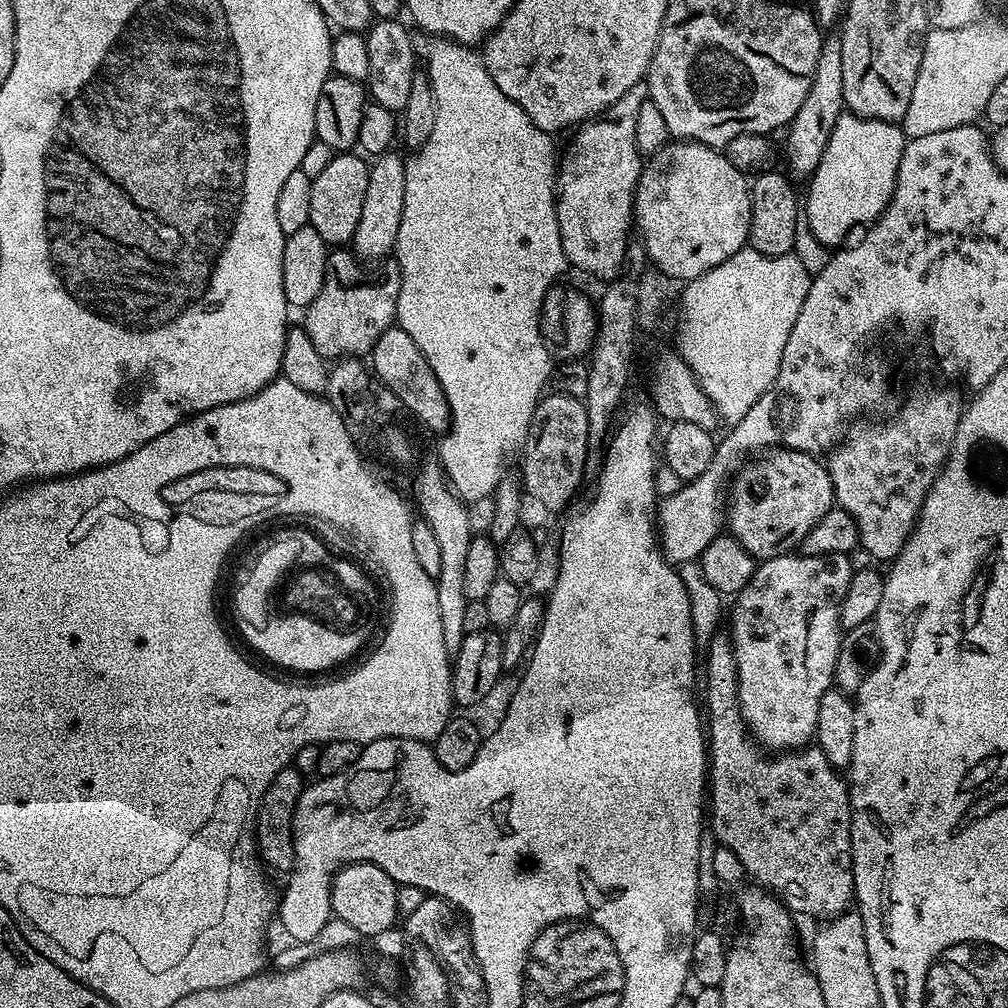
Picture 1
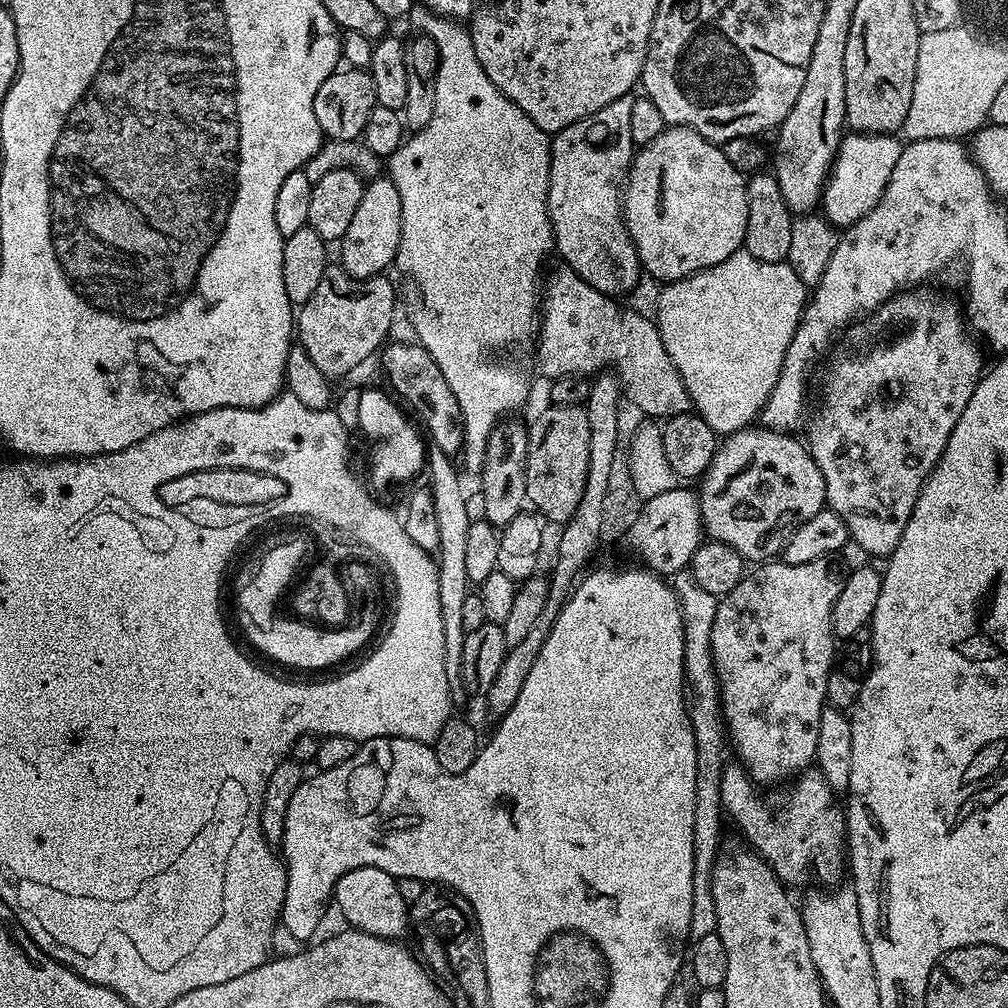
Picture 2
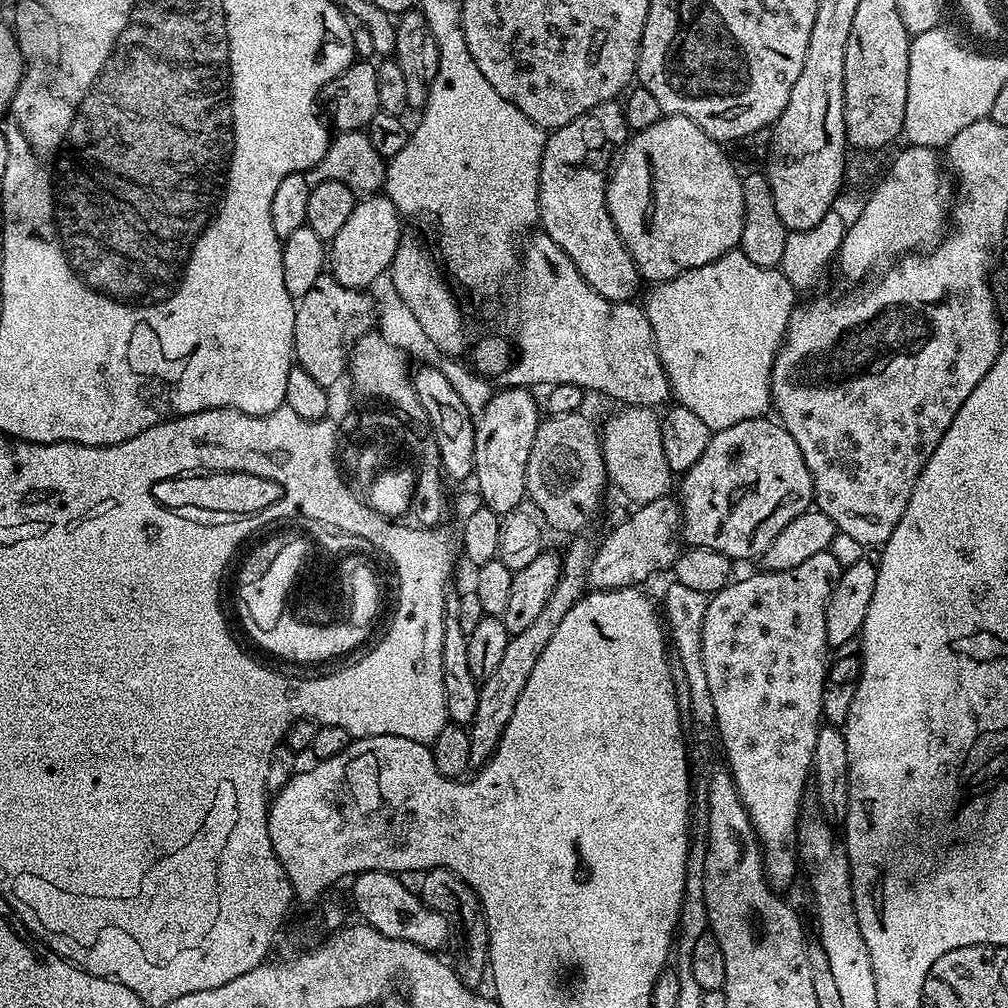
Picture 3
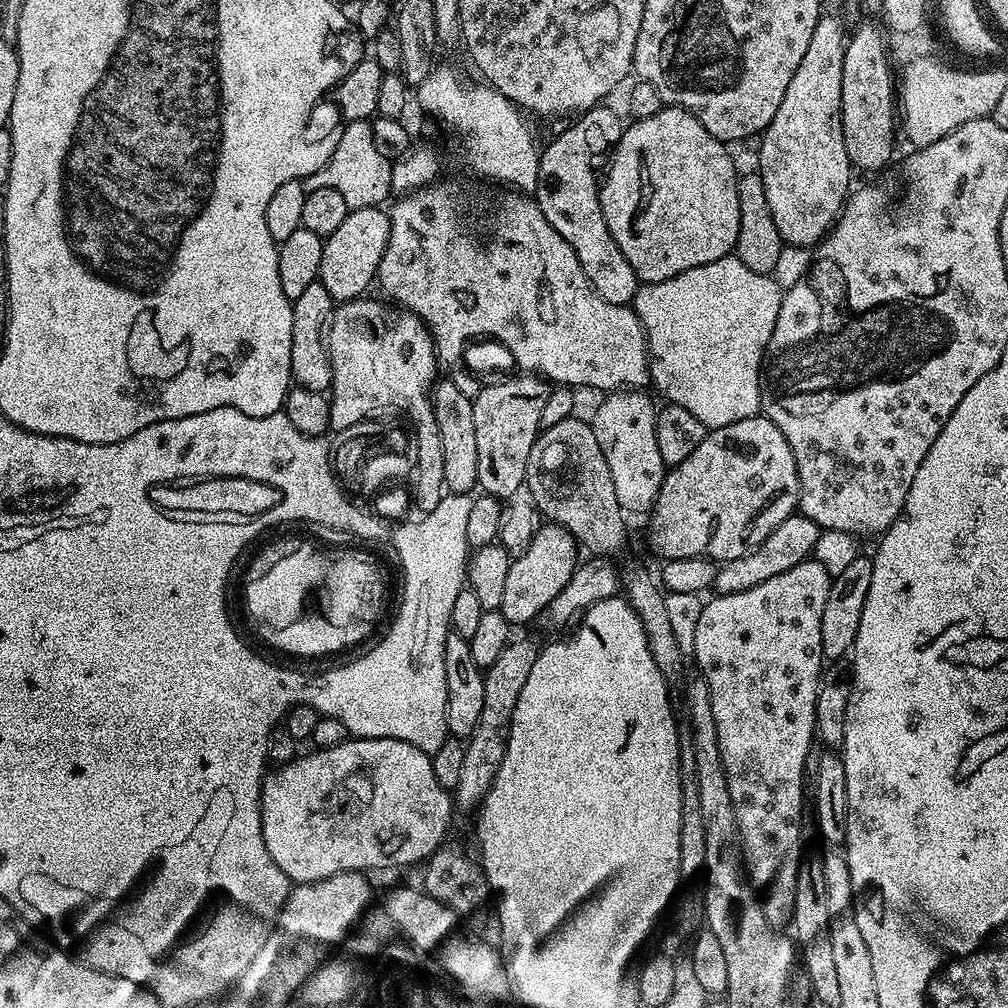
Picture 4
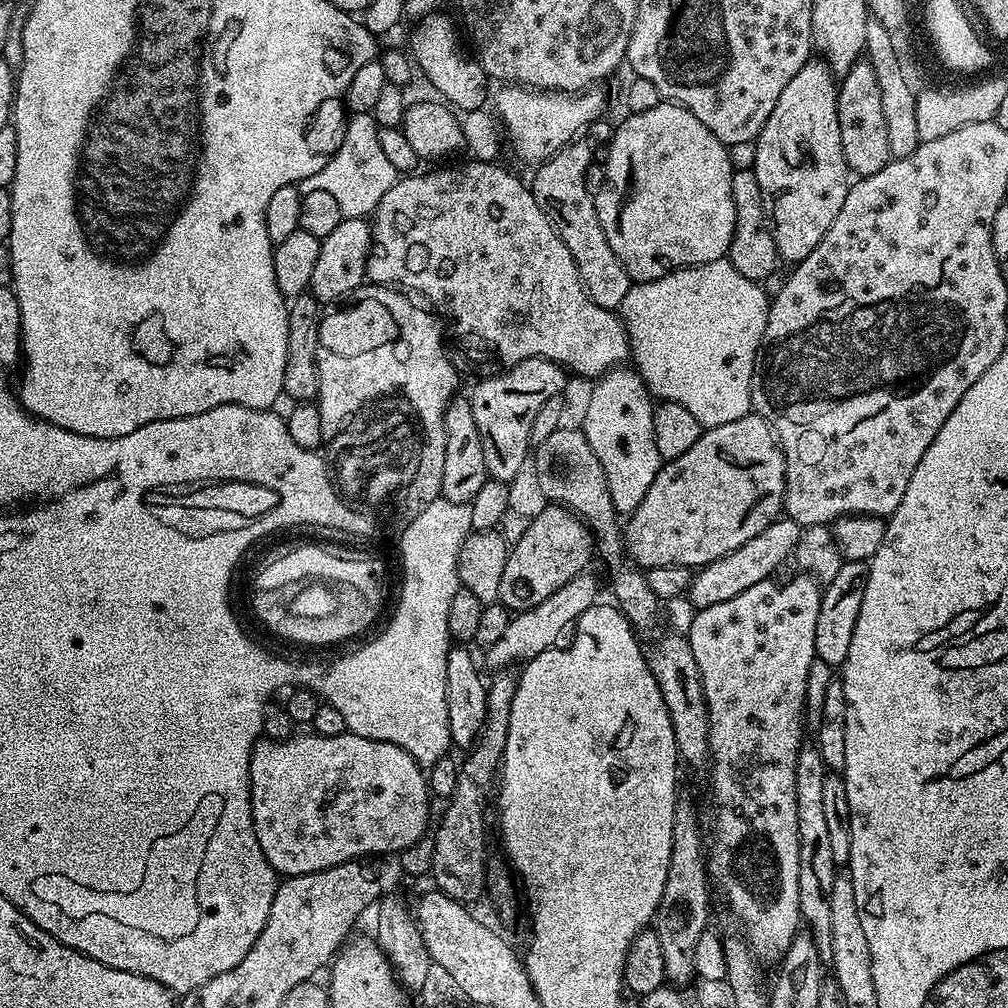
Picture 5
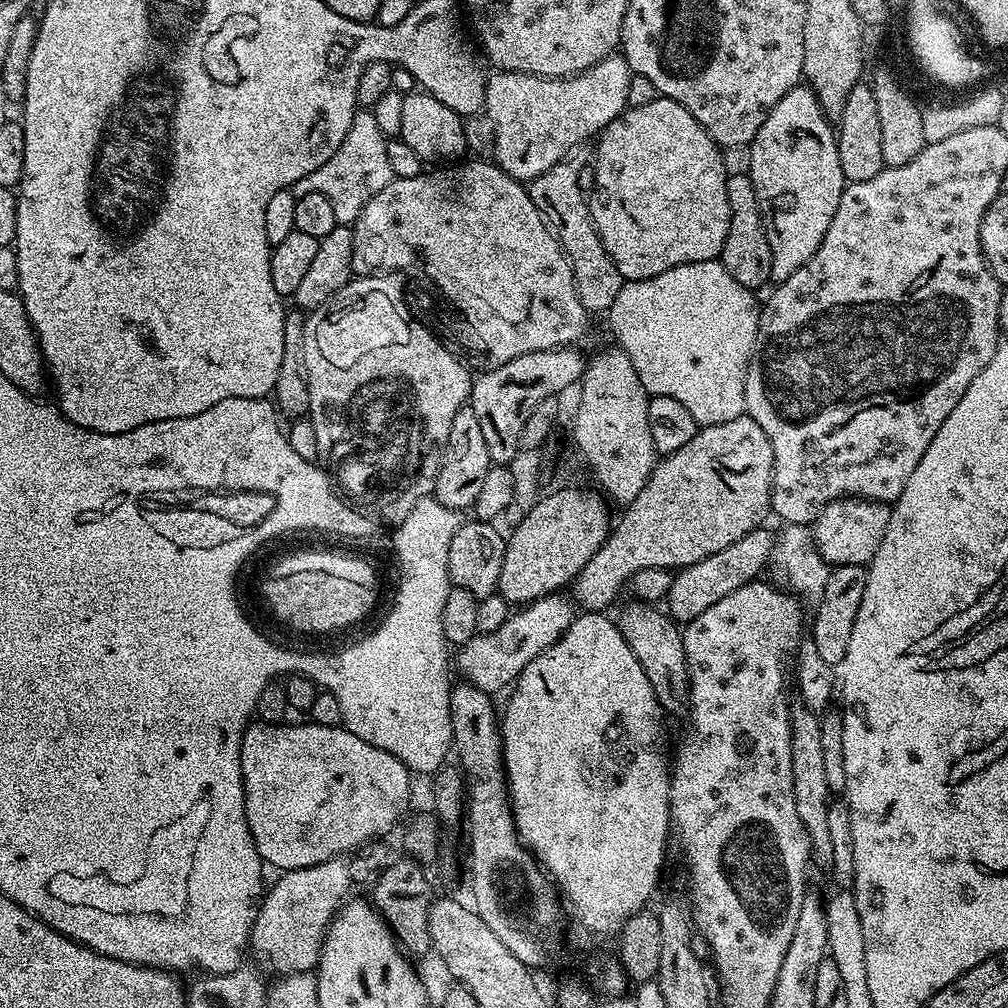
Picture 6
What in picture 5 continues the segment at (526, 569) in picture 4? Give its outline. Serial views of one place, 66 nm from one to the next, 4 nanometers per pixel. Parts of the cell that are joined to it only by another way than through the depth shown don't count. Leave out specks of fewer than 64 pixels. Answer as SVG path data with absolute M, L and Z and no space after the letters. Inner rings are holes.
M546 507L542 510L542 514L538 514L538 518L534 518L530 522L530 526L526 526L526 534L522 534L522 538L518 538L509 547L506 570L502 570L502 583L498 586L499 603L503 604L512 614L530 610L534 606L538 606L538 602L546 602L546 598L550 598L550 594L554 594L554 590L562 590L562 586L566 586L566 582L570 582L570 578L585 571L589 567L588 559L593 556L593 536L589 525L569 508Z

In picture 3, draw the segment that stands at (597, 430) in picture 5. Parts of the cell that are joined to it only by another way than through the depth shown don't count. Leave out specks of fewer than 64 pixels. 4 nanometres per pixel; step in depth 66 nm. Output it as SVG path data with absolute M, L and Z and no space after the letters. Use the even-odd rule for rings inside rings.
M625 407L602 428L601 445L607 477L619 490L640 507L667 495L674 484L674 473L663 453L659 415L651 408Z

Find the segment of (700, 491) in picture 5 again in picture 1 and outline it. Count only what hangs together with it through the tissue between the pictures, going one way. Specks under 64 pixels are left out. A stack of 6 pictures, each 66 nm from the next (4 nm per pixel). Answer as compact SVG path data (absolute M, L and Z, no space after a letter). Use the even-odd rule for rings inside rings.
M797 448L772 450L744 465L730 485L730 503L726 508L726 524L730 534L742 546L763 562L770 558L787 556L799 549L800 543L822 522L822 518L834 507L836 495L827 467L820 464L811 452L799 452Z

